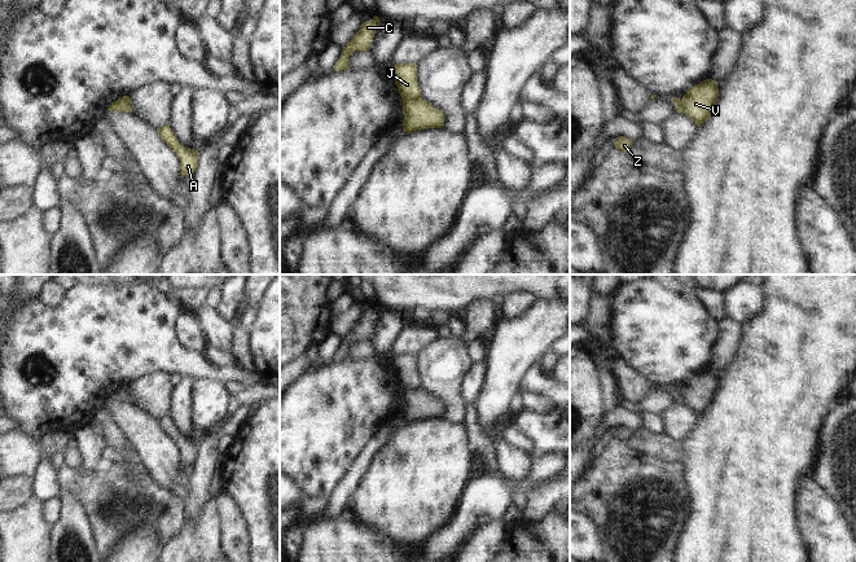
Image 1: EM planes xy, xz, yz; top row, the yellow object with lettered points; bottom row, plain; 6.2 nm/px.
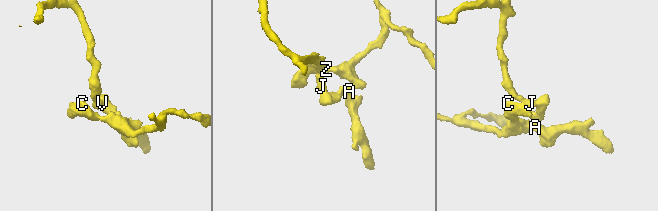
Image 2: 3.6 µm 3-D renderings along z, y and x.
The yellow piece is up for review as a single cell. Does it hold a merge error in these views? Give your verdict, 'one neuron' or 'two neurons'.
two neurons

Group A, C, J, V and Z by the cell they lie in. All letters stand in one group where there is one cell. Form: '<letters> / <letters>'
A C V Z / J

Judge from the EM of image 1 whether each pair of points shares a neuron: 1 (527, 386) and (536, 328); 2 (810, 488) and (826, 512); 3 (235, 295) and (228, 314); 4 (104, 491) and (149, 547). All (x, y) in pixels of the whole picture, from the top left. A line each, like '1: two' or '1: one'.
1: two
2: one
3: one
4: two

